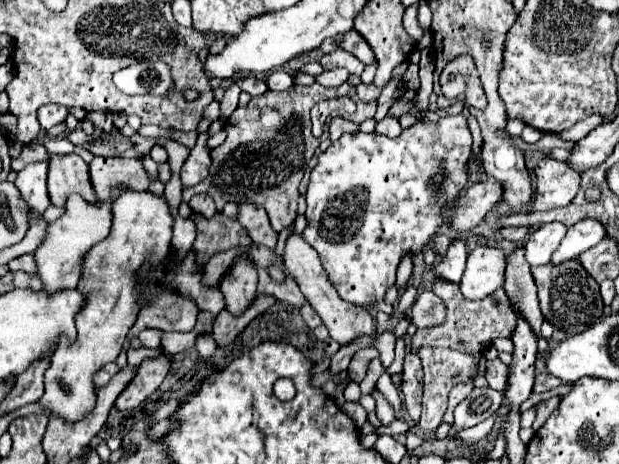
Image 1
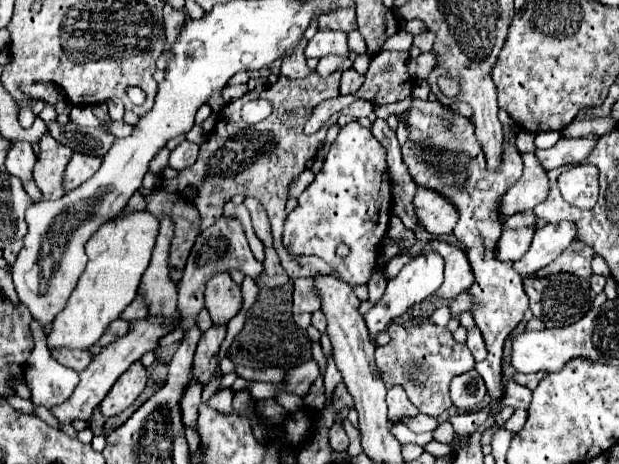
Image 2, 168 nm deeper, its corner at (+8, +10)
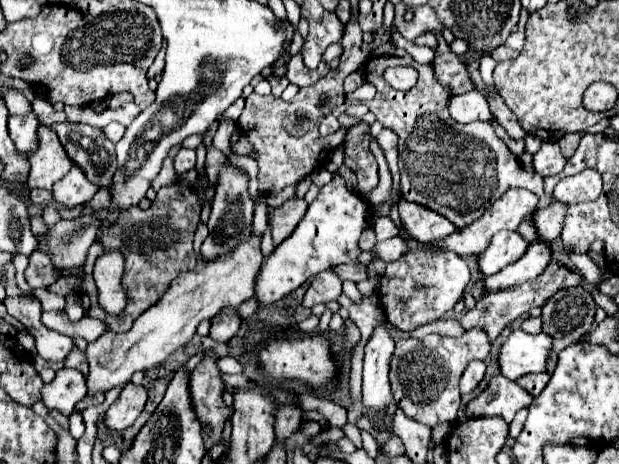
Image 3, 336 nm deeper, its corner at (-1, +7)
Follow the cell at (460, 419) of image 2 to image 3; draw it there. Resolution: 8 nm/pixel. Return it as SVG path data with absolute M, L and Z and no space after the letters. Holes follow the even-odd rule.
M493 376L489 380L489 386L473 396L467 404L467 412L485 414L485 416L501 416L507 424L513 420L515 412L519 408L527 408L533 402L533 398L527 396L523 388L519 388L517 382L511 382L503 376Z

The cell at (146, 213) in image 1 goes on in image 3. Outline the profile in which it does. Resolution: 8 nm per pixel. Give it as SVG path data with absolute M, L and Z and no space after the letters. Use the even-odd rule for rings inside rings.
M107 252L95 262L93 278L99 290L99 304L107 314L119 314L125 304L127 296L121 288L123 276L123 254Z

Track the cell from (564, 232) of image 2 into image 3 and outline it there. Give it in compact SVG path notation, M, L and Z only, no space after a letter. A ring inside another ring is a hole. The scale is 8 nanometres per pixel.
M531 244L517 262L509 264L495 276L485 278L481 290L487 296L493 292L521 286L527 280L535 280L535 276L539 276L547 268L549 260L551 260L551 248L547 248L545 244Z

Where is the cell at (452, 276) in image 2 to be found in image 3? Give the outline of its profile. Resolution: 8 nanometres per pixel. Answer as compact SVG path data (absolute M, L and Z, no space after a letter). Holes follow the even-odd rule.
M408 238L408 252L399 260L389 262L383 278L379 280L379 300L385 310L385 318L391 326L411 332L417 326L435 322L453 310L455 302L463 298L469 284L469 266L455 252L433 250L424 244Z

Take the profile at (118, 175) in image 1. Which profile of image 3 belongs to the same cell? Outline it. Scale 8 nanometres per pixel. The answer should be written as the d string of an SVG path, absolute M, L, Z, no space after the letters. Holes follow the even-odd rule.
M73 166L63 180L53 184L51 194L53 194L55 204L65 206L65 208L75 208L79 204L89 202L97 190L99 188L91 184L87 178L83 178L83 172L79 172L79 168Z

